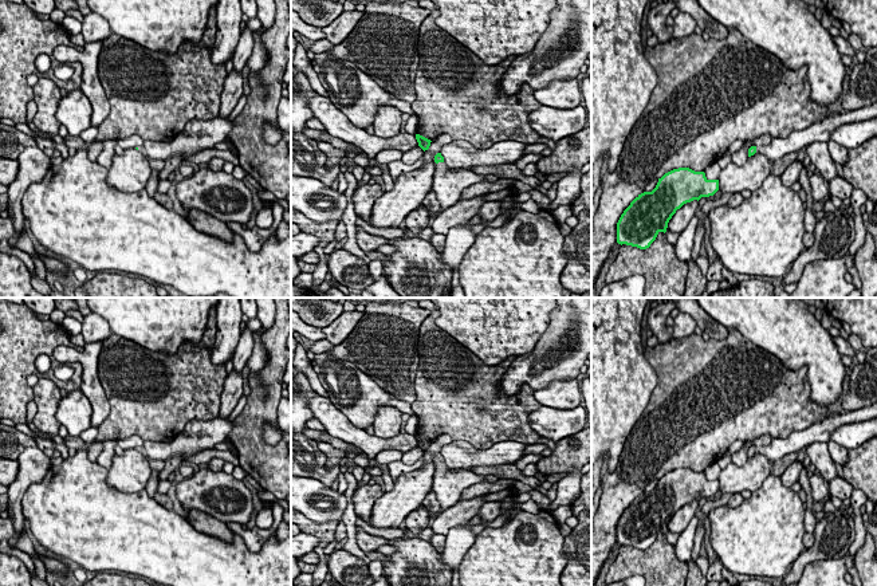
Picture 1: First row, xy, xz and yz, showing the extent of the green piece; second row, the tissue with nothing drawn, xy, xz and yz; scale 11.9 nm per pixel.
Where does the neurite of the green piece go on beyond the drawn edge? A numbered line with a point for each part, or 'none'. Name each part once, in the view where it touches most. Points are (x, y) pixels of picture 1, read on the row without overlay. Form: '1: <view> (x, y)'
1: xz (448, 484)

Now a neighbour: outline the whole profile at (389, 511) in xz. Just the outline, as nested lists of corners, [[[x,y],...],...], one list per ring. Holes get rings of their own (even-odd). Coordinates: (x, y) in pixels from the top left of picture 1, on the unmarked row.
[[[426,464],[398,476],[393,489],[374,502],[369,524],[381,530],[398,528],[412,511],[422,506],[432,489],[434,472],[436,464]]]

